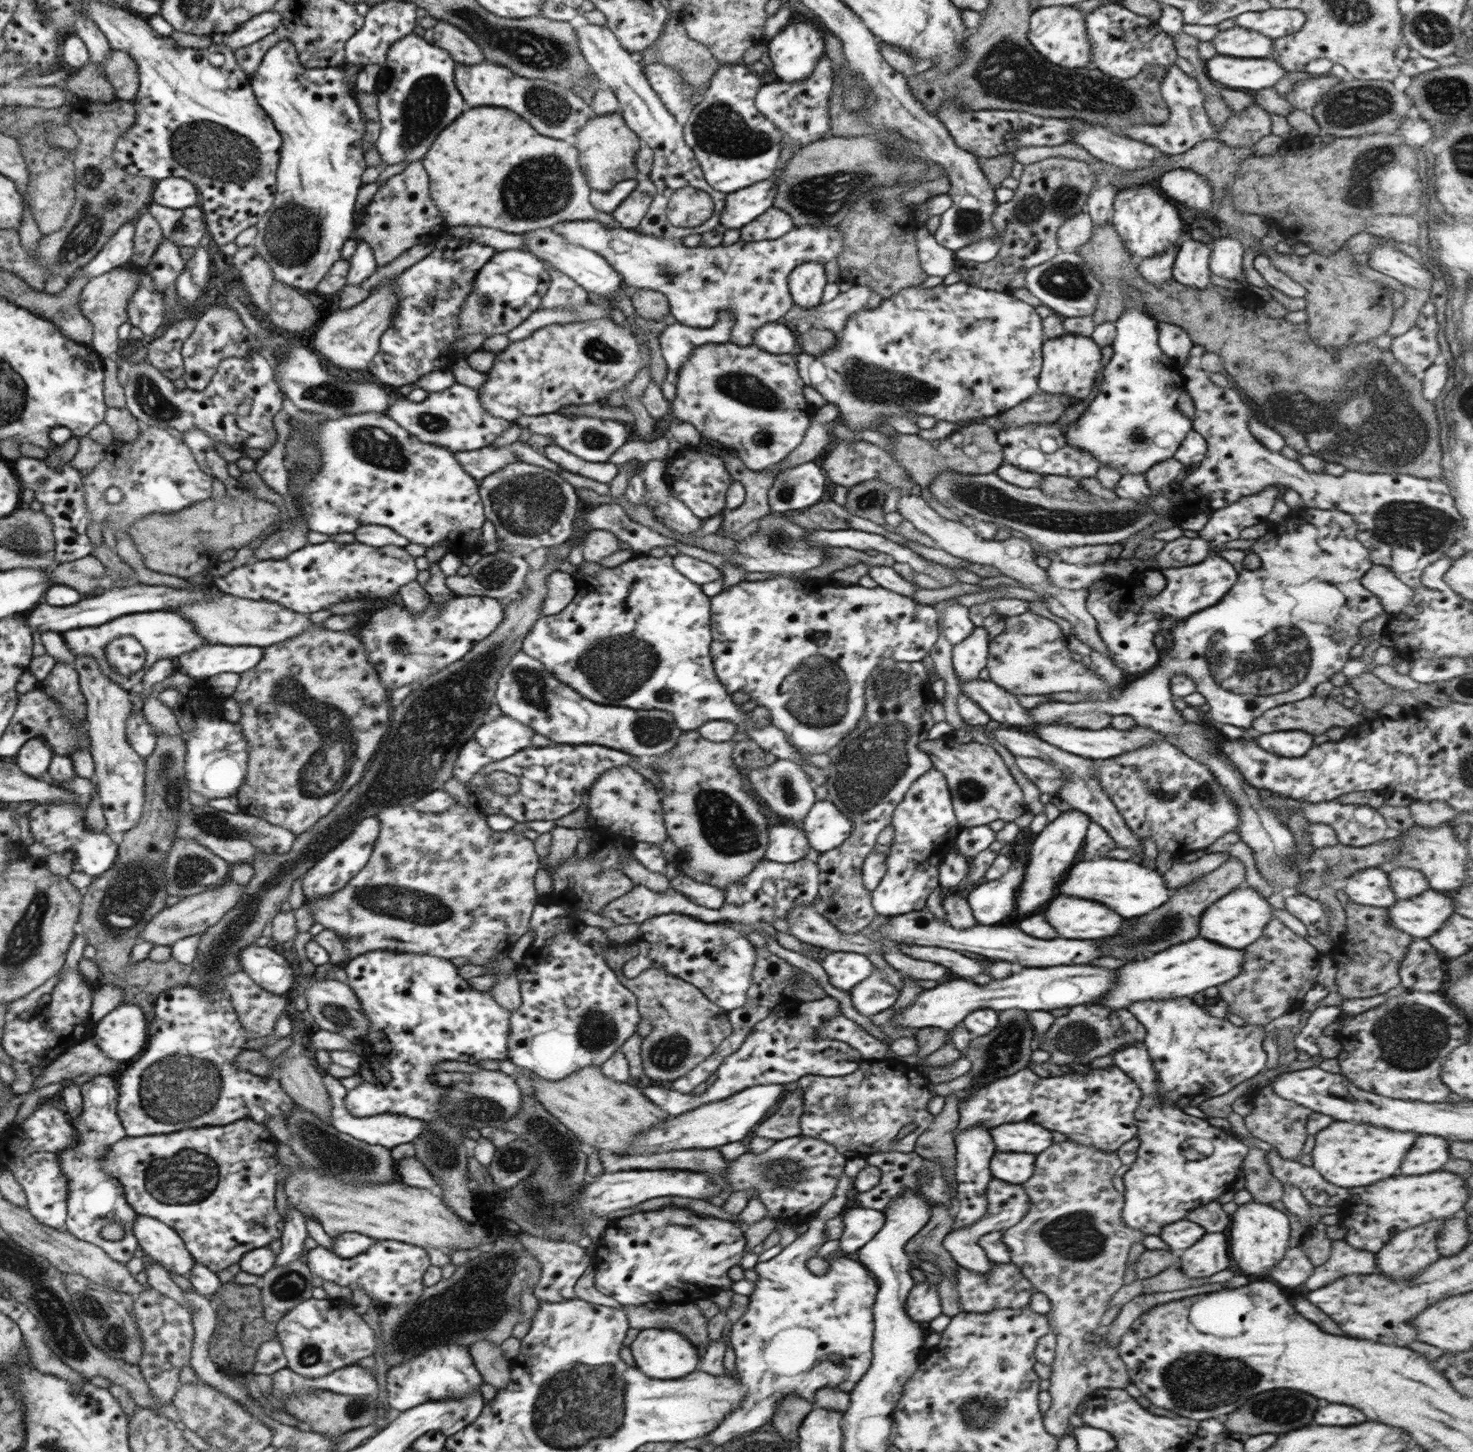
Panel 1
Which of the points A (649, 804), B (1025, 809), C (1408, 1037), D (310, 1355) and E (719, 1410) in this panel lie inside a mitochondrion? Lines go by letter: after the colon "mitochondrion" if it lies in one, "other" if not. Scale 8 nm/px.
A: other
B: other
C: mitochondrion
D: mitochondrion
E: other

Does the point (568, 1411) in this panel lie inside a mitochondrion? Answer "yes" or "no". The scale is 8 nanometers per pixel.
yes

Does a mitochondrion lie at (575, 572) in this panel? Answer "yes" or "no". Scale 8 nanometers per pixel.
no

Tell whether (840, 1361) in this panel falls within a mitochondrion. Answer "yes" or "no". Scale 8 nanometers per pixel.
no

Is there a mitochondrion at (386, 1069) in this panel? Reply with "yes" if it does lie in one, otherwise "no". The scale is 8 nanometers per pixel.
no

